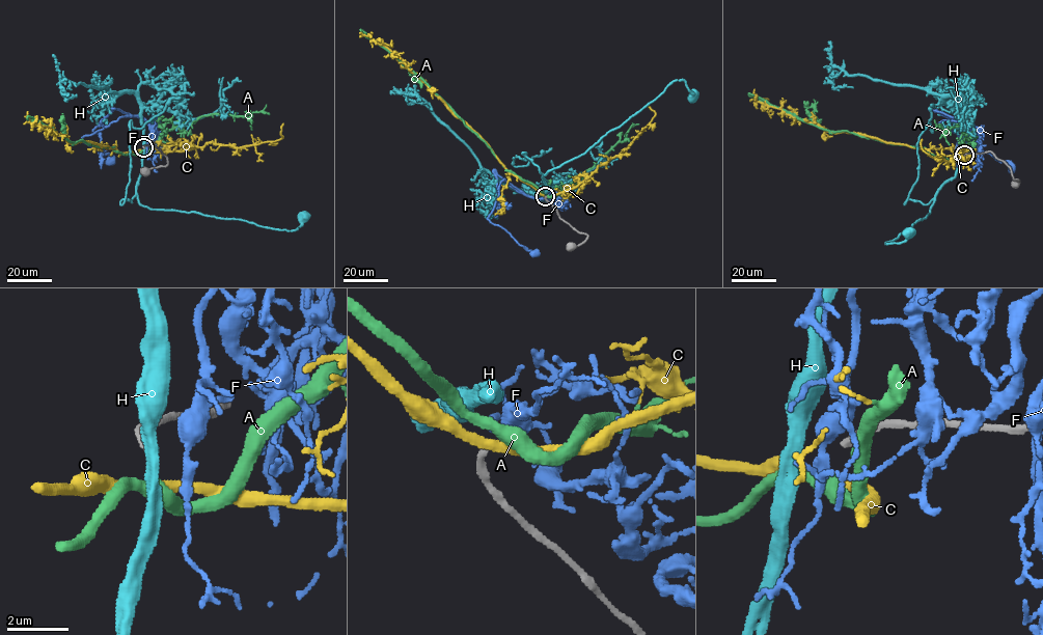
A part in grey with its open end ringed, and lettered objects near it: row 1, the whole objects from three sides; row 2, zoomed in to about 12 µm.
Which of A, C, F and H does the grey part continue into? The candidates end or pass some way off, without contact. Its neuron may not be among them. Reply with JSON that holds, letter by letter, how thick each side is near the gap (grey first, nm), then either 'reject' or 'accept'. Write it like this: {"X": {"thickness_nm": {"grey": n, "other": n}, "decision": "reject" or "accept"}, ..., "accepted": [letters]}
{"A": {"thickness_nm": {"grey": 220, "other": 400}, "decision": "accept"}, "C": {"thickness_nm": {"grey": 220, "other": 320}, "decision": "reject"}, "F": {"thickness_nm": {"grey": 220, "other": 500}, "decision": "reject"}, "H": {"thickness_nm": {"grey": 220, "other": 440}, "decision": "reject"}, "accepted": ["A"]}

